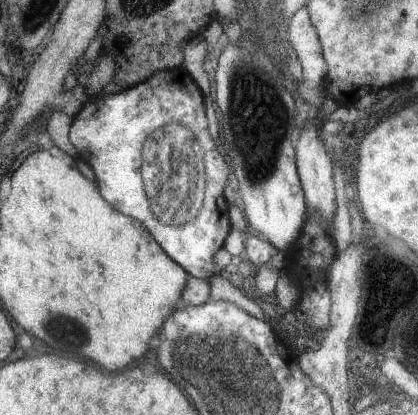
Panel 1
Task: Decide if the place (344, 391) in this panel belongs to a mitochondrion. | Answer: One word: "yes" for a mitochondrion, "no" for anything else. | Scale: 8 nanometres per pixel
no

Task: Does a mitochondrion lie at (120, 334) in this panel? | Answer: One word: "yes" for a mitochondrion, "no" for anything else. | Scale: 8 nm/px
no

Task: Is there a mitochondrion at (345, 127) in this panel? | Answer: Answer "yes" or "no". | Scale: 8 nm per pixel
no

